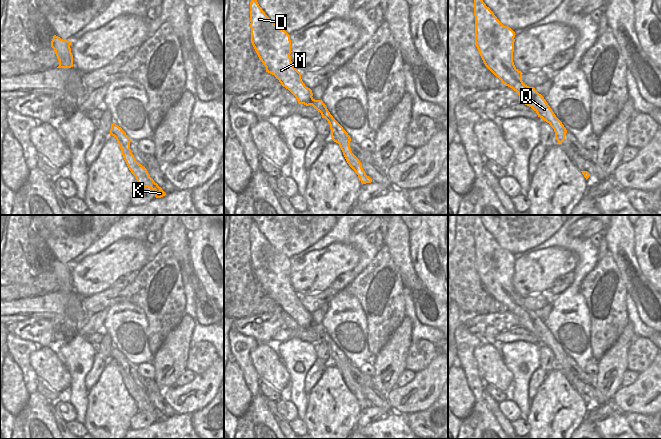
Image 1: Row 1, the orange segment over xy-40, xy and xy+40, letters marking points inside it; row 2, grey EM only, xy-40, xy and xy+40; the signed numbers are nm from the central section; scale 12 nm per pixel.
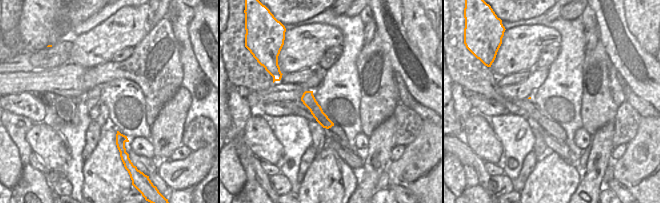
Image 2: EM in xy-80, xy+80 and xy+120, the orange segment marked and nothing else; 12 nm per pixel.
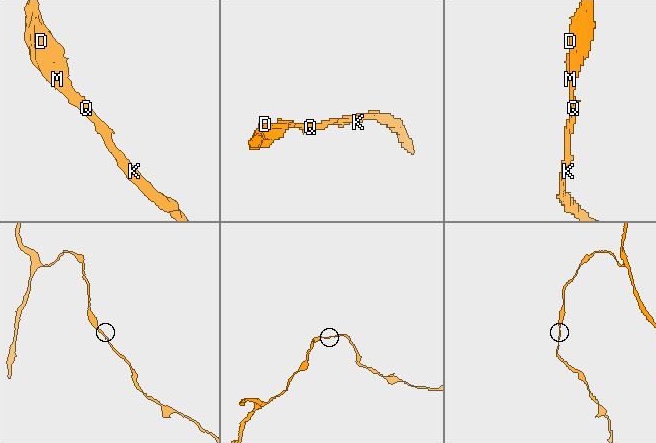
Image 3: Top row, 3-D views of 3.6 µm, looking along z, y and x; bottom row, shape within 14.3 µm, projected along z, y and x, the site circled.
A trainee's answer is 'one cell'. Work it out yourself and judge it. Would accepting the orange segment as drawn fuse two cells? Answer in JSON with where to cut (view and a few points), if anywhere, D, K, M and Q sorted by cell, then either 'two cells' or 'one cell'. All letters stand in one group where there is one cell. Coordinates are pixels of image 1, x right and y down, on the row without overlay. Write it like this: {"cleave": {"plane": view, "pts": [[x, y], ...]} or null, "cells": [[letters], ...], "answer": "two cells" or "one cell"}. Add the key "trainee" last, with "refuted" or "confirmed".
{"cleave": null, "cells": [["D", "K", "M", "Q"]], "answer": "one cell", "trainee": "confirmed"}

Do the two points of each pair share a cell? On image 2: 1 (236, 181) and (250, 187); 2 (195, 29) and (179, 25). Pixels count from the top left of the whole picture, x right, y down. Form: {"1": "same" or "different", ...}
{"1": "different", "2": "different"}

